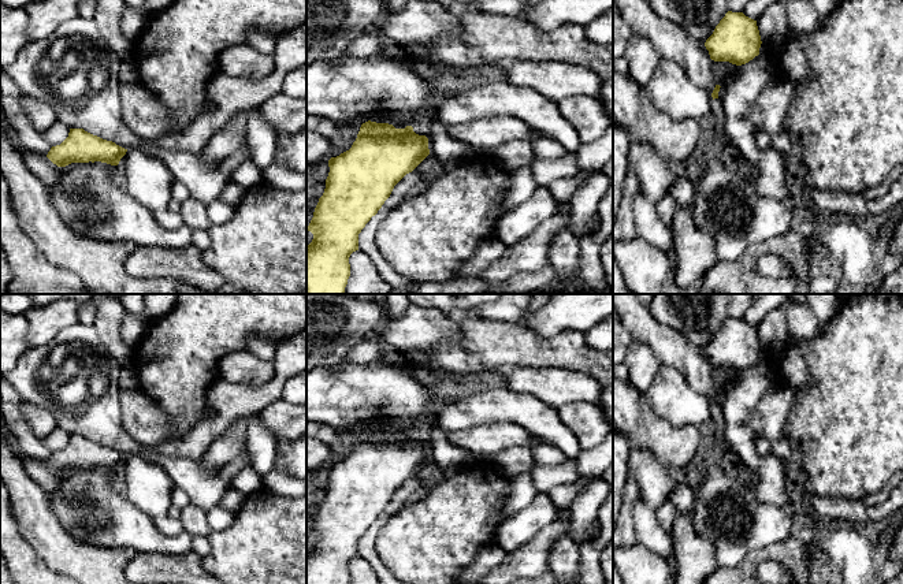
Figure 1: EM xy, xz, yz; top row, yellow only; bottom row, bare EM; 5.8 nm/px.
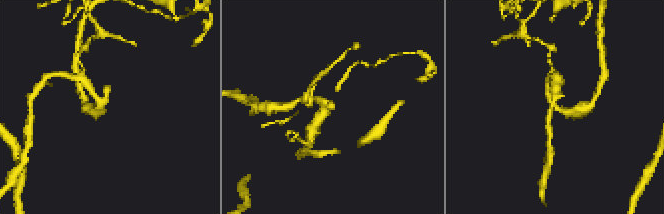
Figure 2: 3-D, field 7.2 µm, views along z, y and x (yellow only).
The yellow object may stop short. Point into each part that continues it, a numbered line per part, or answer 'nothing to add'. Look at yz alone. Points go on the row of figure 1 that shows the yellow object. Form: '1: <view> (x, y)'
nothing to add

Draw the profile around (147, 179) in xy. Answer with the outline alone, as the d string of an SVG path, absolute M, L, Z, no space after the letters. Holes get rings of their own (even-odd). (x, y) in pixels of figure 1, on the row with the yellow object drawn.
M130 149L119 161L119 174L126 191L150 211L167 209L174 201L171 187L175 178L157 157Z

